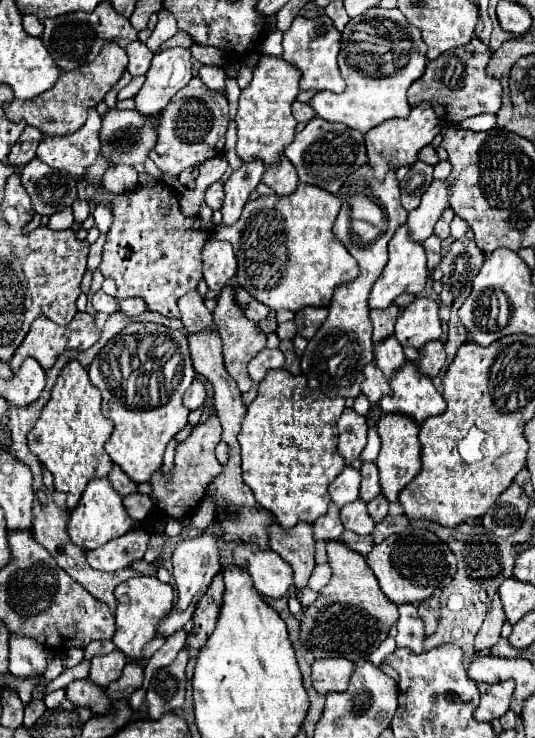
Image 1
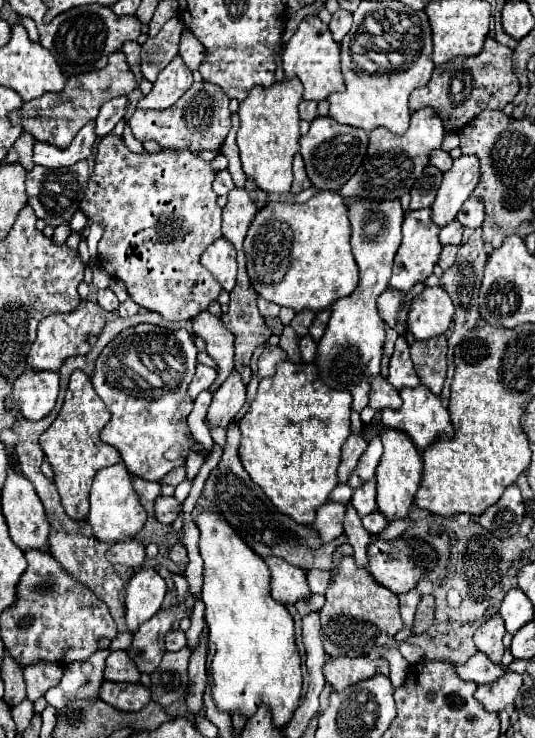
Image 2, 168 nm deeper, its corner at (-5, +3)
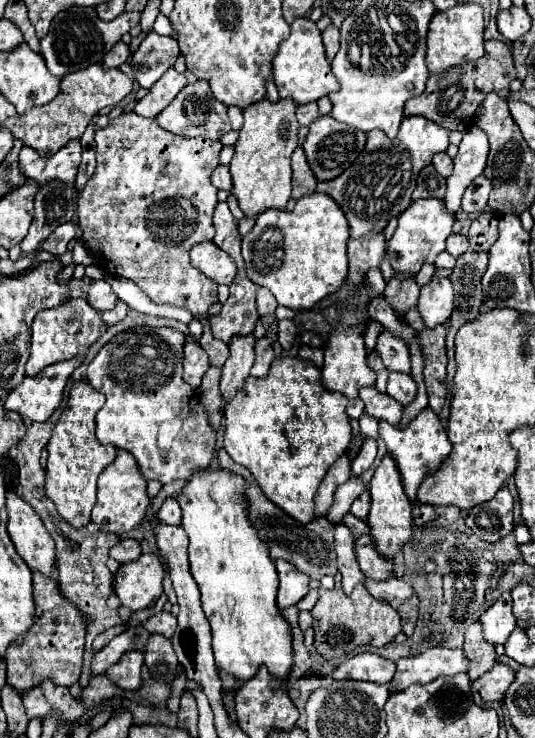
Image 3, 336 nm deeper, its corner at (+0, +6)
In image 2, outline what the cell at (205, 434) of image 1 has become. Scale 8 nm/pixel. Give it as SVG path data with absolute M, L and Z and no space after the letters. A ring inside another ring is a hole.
M234 371L214 393L212 405L206 413L206 425L208 429L216 427L226 427L242 409L246 401L246 387L240 379L240 375Z

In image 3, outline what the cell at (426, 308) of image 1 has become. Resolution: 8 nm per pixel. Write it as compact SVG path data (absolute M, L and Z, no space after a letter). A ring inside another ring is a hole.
M433 278L427 286L421 288L419 312L427 328L435 328L449 320L453 310L453 284L449 278Z

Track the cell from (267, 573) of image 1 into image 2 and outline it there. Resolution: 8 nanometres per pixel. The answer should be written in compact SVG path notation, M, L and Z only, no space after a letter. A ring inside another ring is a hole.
M264 559L264 563L270 569L270 595L282 603L296 603L304 599L308 591L306 573L300 571L300 567L294 567L290 563L282 563L282 559Z

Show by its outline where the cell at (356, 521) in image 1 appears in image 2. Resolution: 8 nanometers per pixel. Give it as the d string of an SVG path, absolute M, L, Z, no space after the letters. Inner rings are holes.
M346 505L346 515L344 515L344 533L348 537L348 543L354 547L354 559L358 565L366 565L366 547L370 543L370 533L362 527L360 515L354 511L354 505Z

